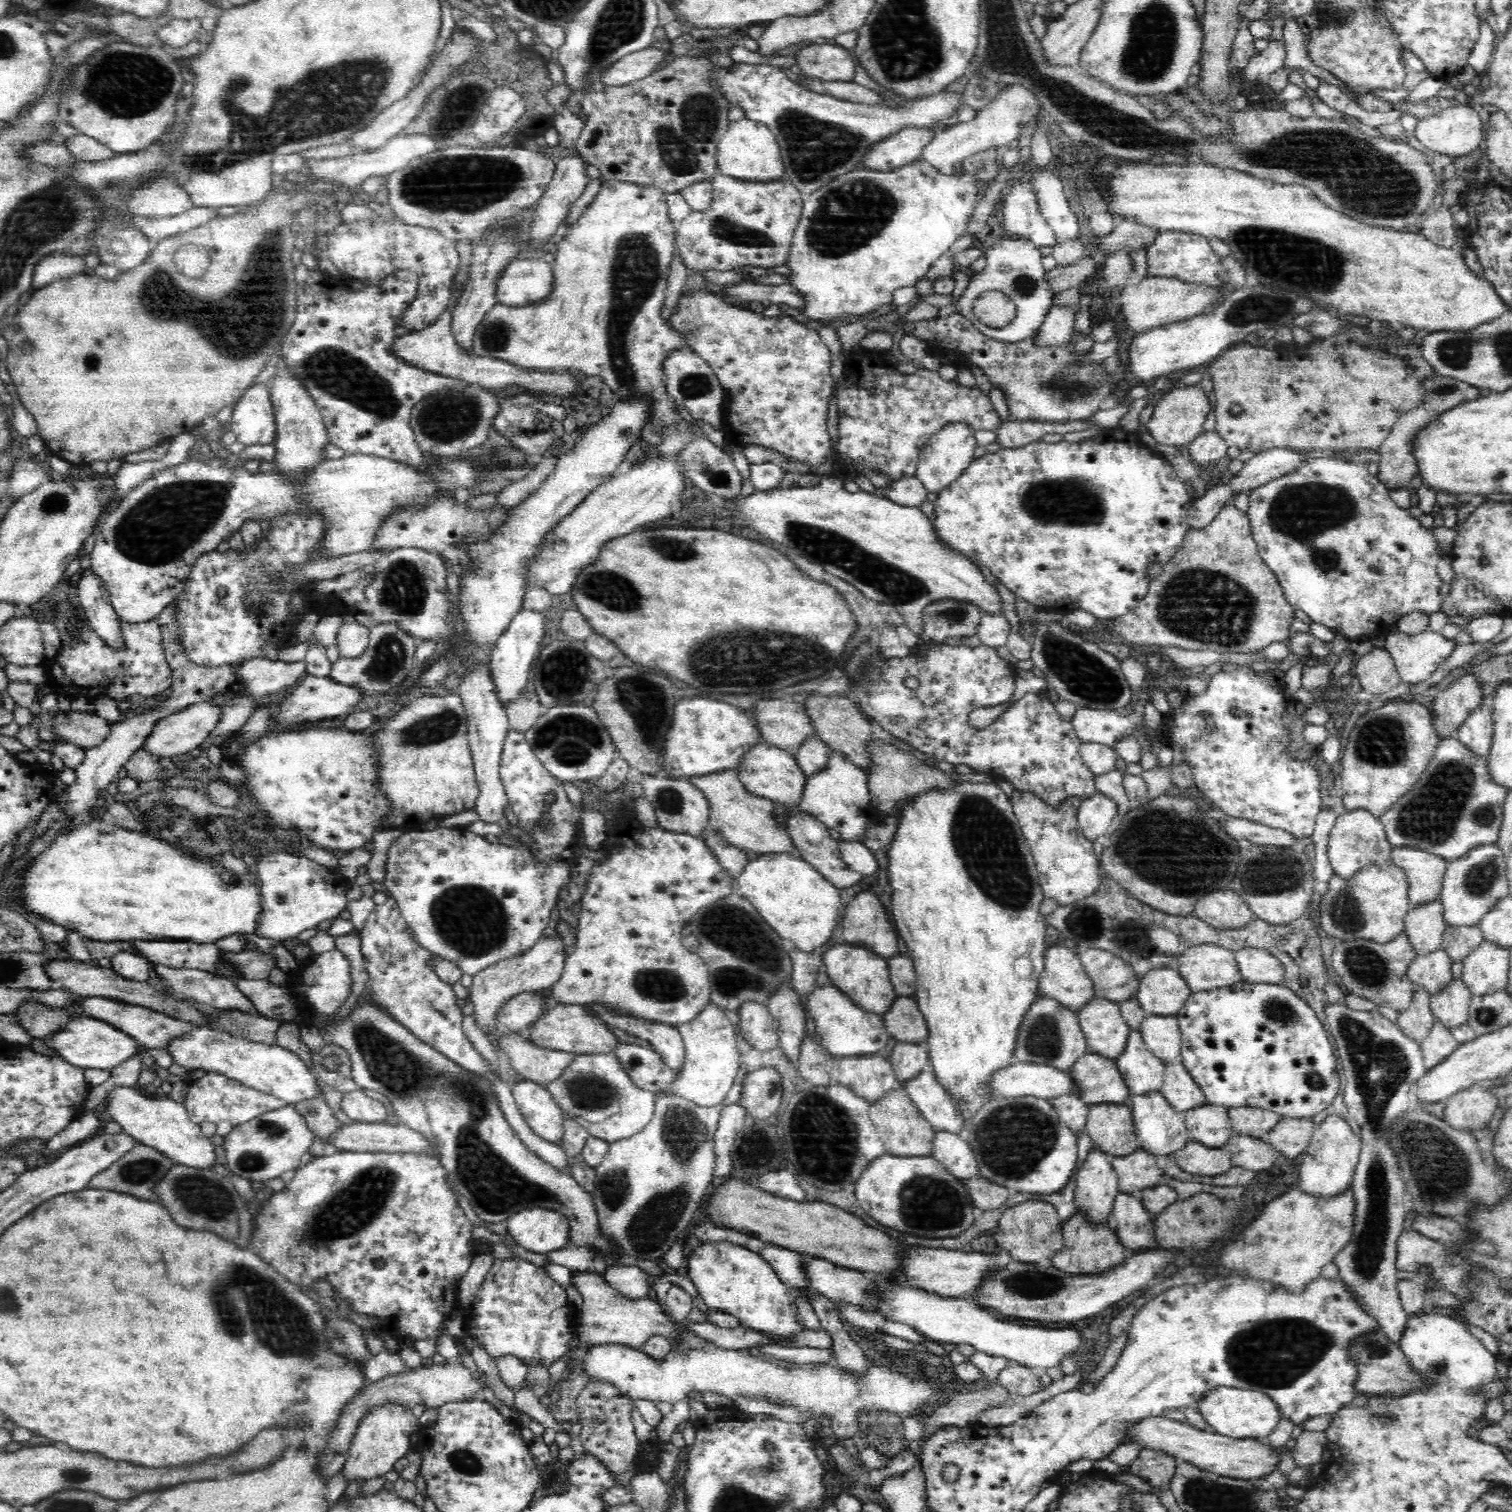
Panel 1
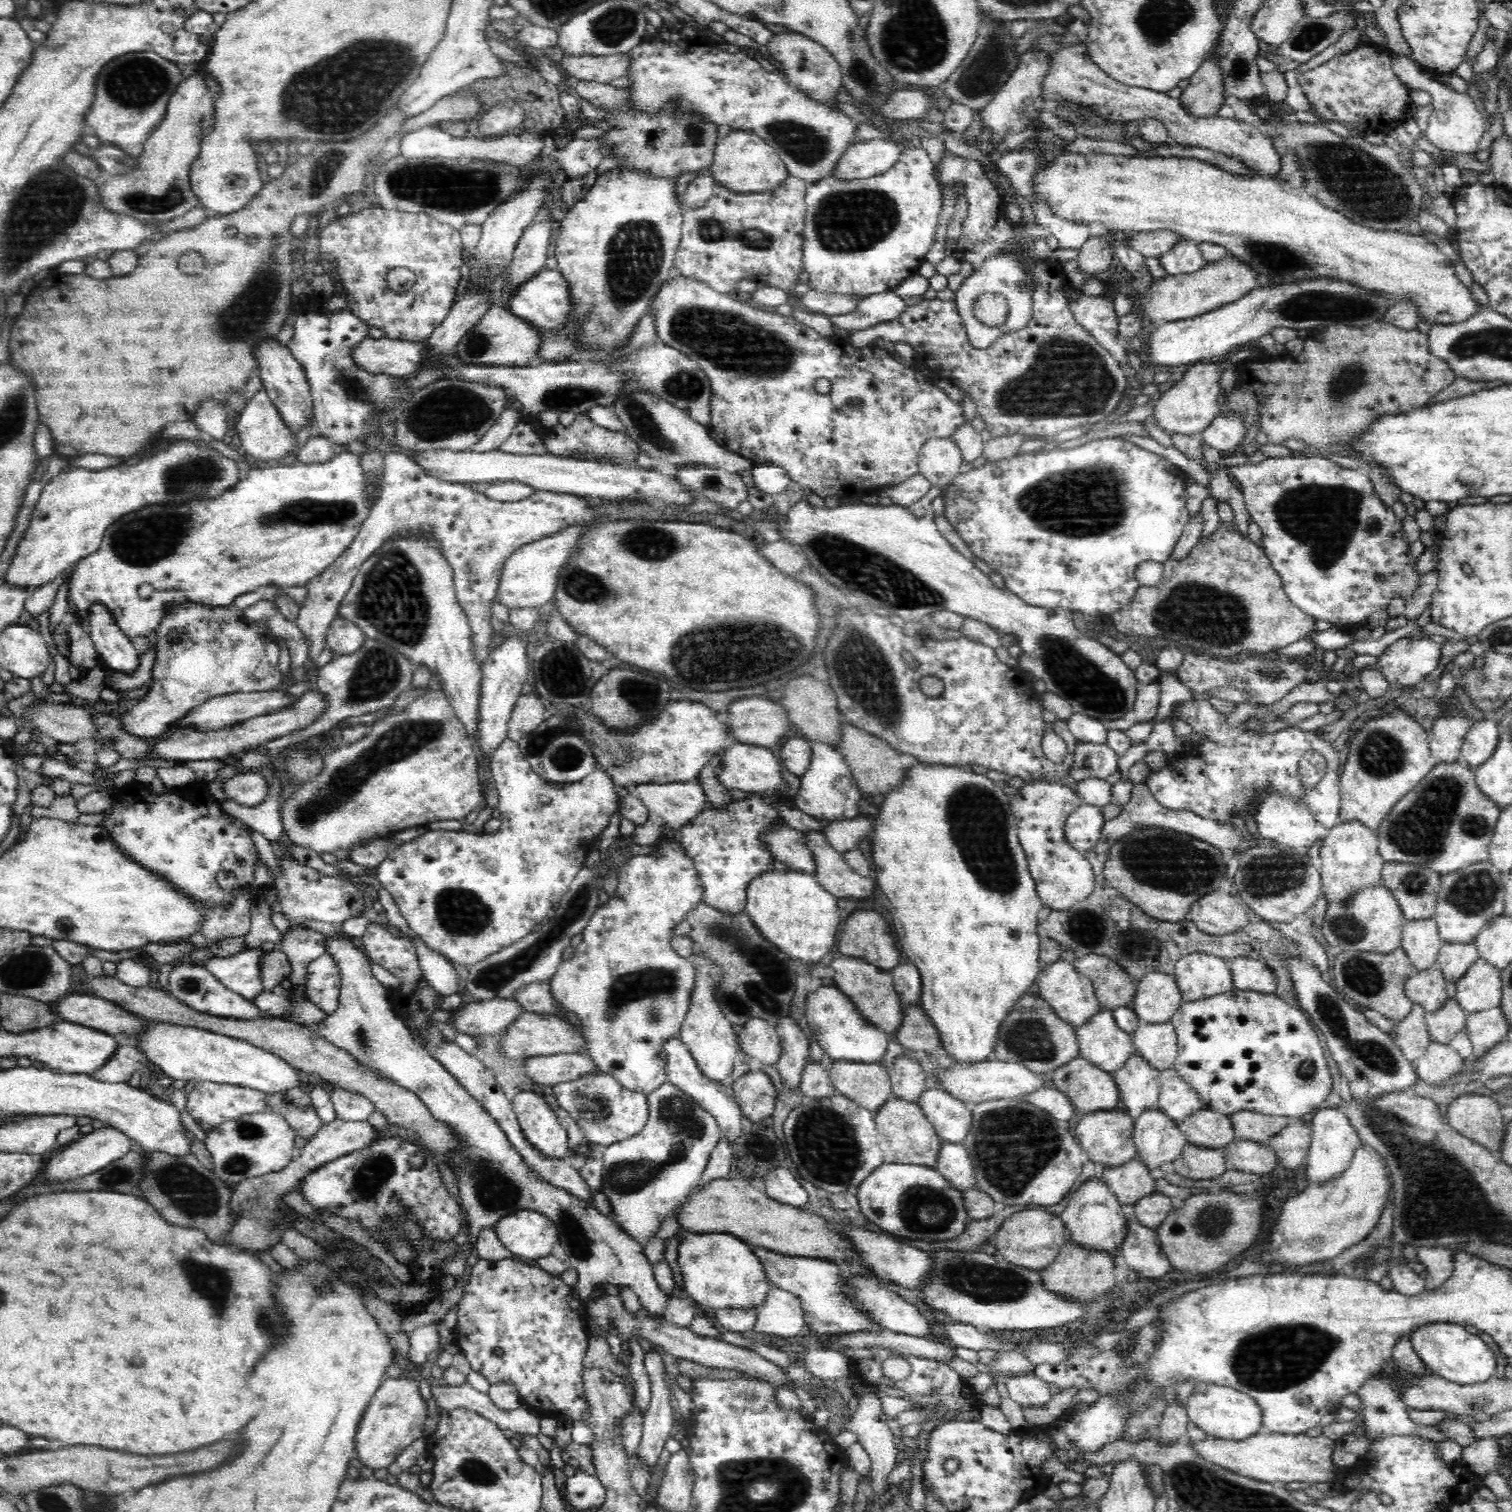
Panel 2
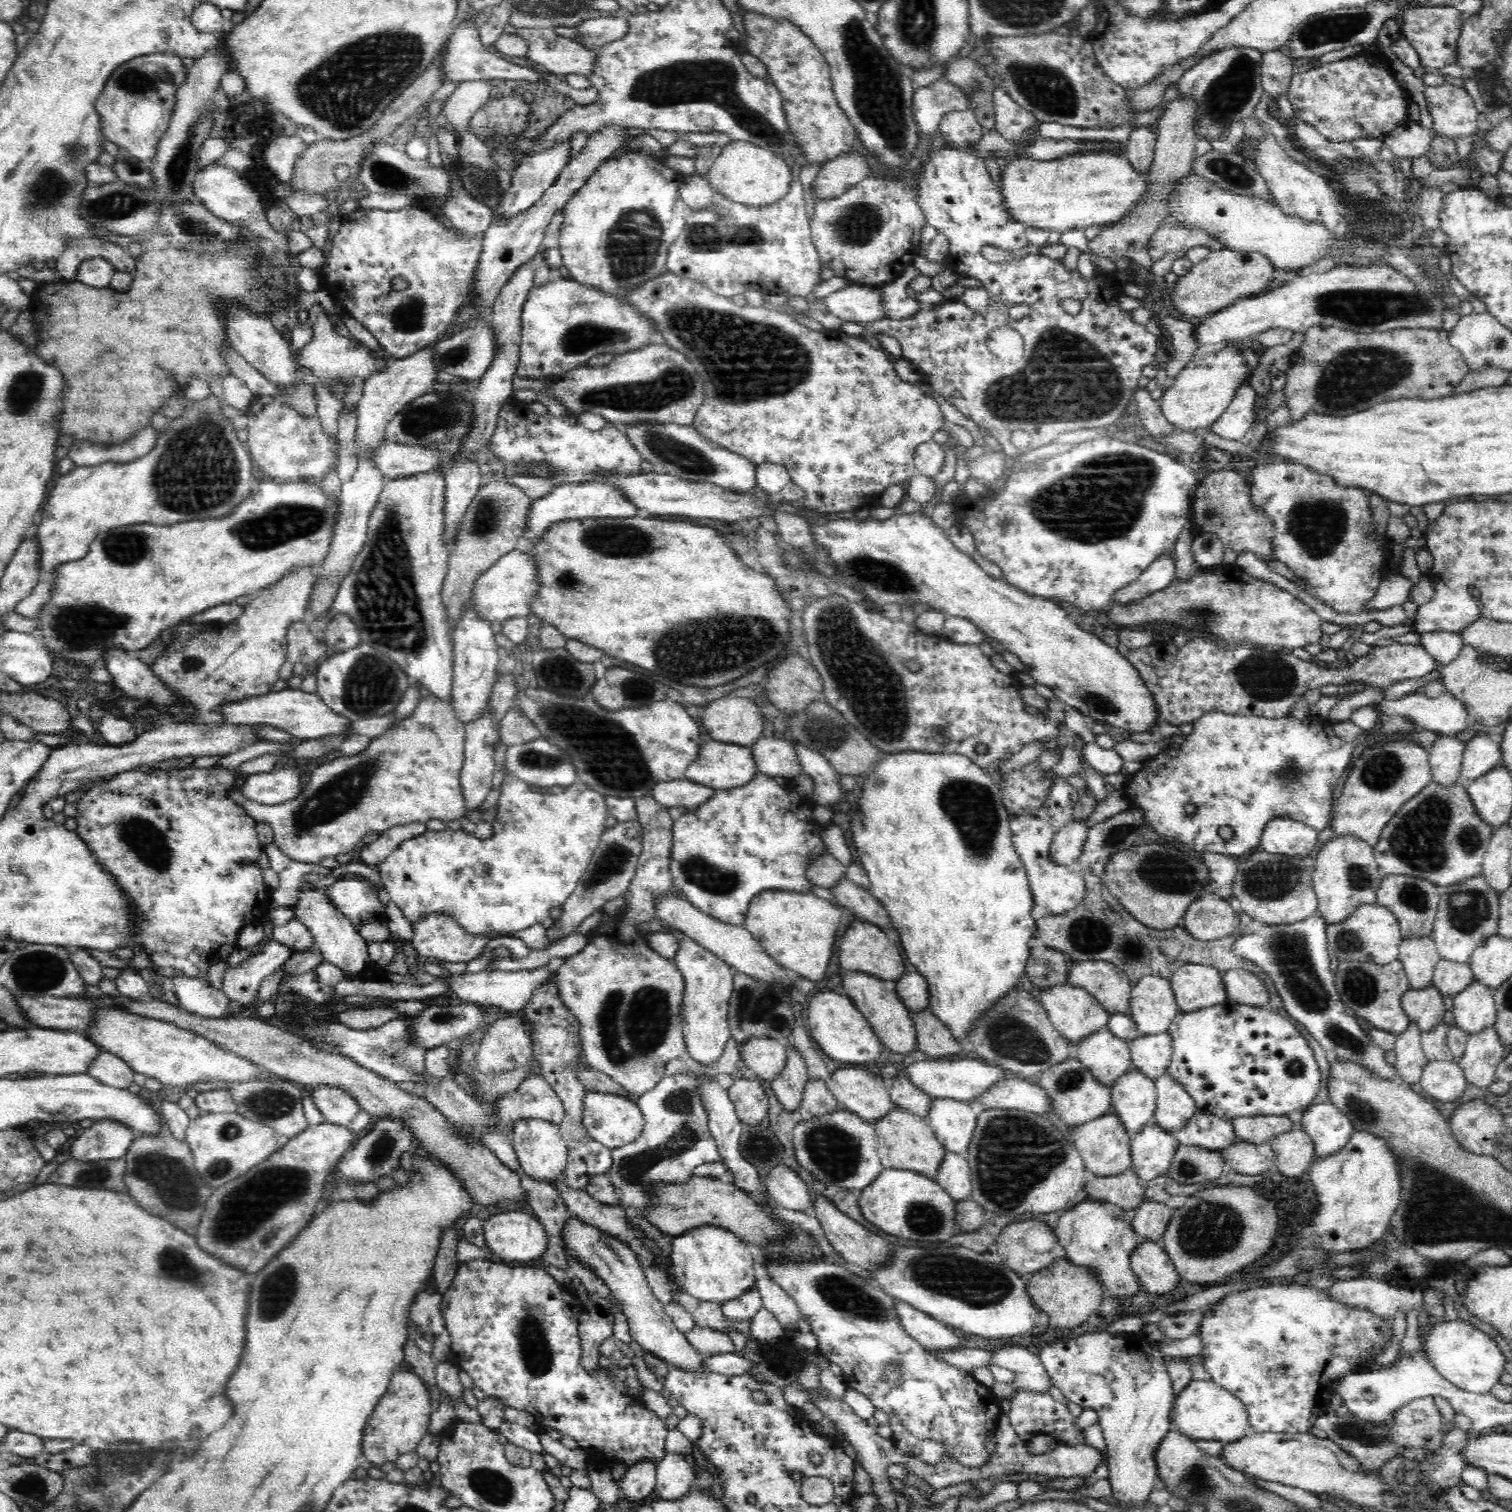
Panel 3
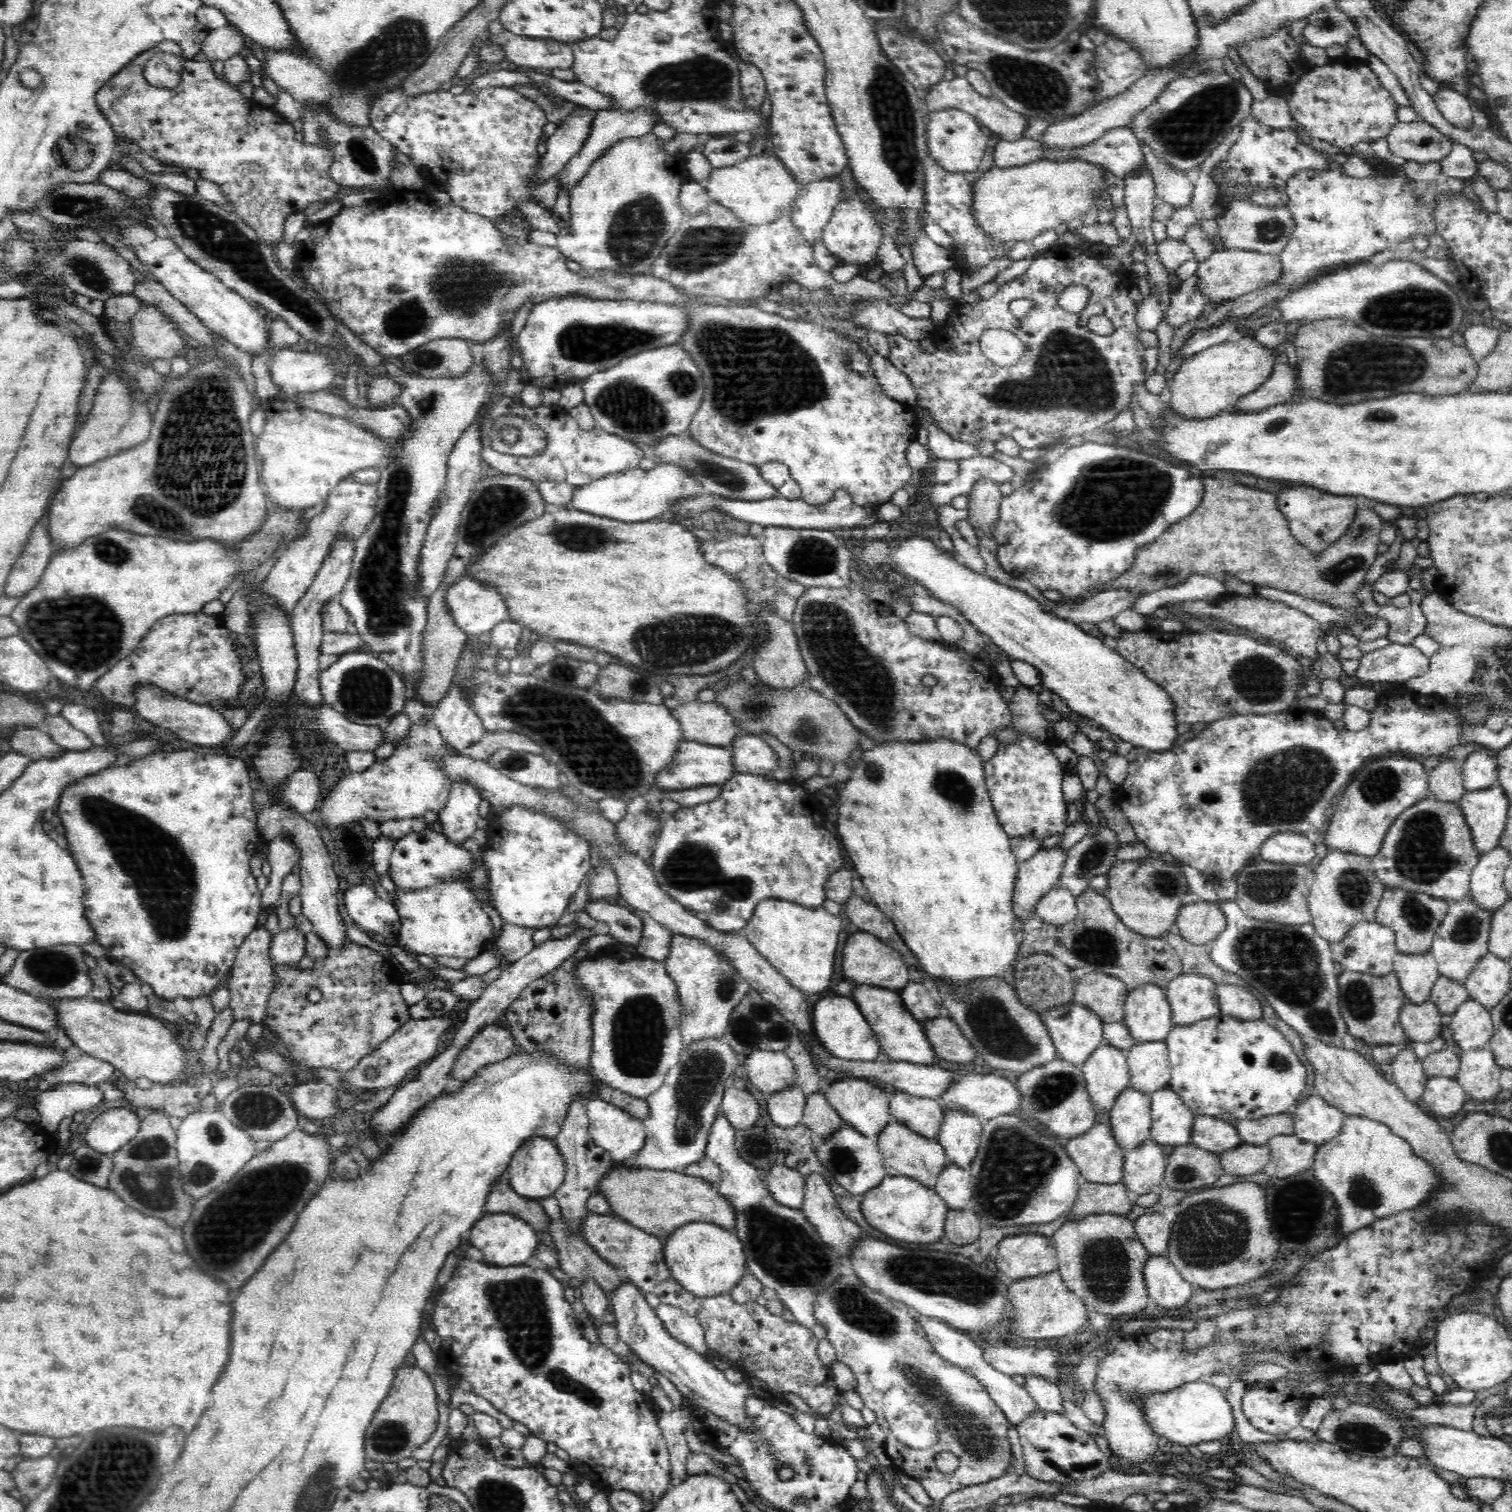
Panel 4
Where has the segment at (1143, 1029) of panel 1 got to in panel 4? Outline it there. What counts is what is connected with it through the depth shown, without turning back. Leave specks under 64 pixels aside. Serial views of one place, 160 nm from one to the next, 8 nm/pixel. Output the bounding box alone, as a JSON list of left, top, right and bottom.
[1126,1041,1171,1096]

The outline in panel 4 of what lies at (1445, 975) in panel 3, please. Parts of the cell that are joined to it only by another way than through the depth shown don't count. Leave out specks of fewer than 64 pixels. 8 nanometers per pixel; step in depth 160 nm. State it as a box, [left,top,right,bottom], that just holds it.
[1429,975,1469,1015]

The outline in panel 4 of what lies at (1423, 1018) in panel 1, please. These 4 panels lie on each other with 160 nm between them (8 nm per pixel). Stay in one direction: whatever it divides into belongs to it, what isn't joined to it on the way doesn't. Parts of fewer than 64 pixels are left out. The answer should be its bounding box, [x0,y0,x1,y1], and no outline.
[1389,1040,1428,1104]

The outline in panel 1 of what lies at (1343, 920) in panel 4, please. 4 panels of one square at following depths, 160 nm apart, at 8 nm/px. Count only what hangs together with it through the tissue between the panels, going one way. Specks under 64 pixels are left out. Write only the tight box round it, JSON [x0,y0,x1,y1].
[1327,810,1391,882]

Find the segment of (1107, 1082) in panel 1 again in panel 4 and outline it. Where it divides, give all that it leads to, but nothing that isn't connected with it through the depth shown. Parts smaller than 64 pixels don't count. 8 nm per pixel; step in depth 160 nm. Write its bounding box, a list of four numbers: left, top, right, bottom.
[1014,1058,1097,1139]

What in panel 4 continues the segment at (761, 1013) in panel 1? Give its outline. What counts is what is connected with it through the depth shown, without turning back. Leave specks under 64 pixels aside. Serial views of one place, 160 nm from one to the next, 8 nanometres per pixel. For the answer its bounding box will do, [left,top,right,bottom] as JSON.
[745,1050,796,1095]

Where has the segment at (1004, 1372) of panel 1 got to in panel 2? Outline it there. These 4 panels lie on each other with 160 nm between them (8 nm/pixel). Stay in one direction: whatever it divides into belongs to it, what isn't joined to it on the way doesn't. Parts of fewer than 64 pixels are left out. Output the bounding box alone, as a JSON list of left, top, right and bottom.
[1005,1373,1053,1407]

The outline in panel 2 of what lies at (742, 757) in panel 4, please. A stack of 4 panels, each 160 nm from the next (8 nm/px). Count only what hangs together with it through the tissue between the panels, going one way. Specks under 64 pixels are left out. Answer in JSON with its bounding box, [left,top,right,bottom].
[774,735,812,777]

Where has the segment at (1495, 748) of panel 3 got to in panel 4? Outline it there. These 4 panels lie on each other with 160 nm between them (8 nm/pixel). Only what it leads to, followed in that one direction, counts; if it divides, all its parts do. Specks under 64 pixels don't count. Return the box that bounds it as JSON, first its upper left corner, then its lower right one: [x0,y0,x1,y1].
[1461,748,1498,791]

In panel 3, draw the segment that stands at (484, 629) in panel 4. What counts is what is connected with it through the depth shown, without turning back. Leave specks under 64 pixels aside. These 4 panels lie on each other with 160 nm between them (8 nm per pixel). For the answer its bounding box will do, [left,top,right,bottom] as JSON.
[471,549,538,623]

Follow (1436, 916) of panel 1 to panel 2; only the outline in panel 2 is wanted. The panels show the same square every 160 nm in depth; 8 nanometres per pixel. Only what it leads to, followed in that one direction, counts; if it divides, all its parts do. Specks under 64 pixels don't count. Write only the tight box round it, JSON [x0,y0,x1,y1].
[1402,918,1443,971]

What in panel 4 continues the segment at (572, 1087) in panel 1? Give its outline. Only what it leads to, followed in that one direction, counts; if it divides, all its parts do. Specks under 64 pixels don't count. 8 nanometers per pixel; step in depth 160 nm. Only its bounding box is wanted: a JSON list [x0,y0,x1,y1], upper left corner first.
[587,1097,645,1162]

